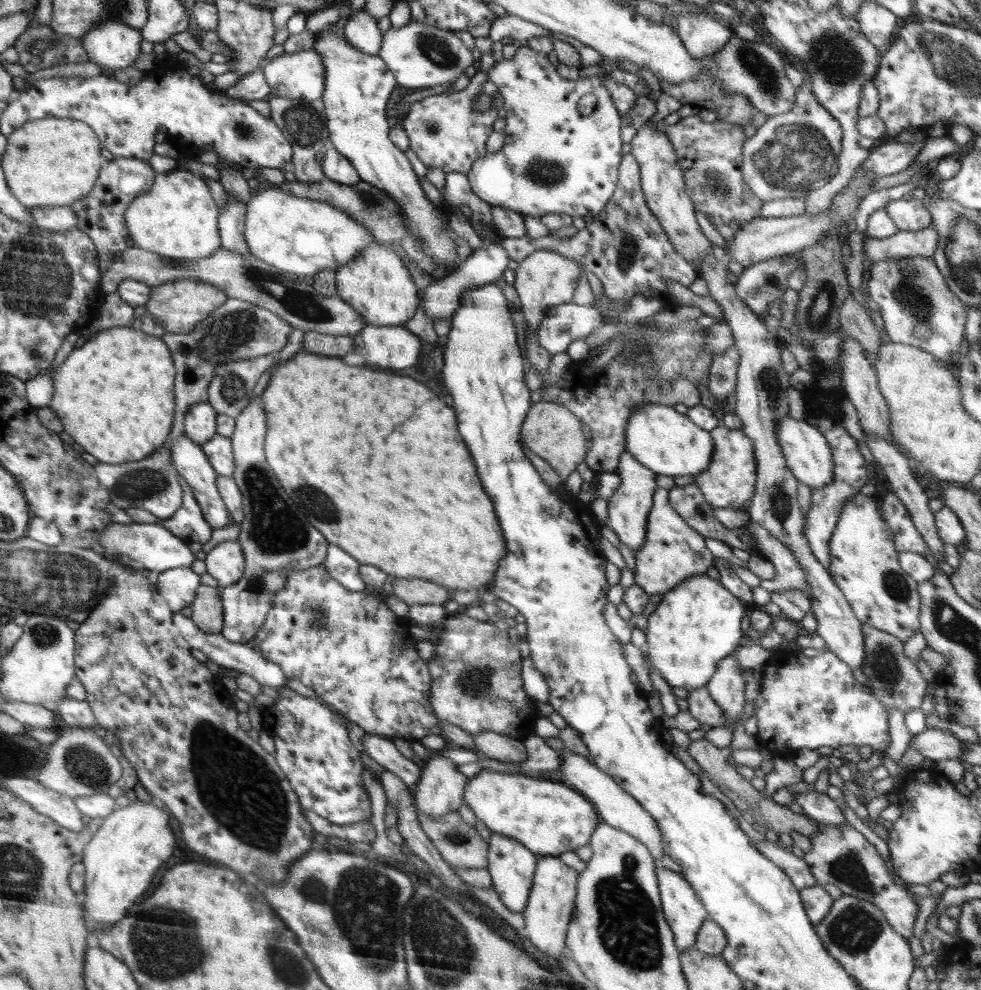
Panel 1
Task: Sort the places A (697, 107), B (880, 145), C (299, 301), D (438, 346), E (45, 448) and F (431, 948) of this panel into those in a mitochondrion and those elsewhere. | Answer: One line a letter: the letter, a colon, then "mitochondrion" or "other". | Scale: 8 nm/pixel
A: other
B: other
C: mitochondrion
D: other
E: other
F: mitochondrion

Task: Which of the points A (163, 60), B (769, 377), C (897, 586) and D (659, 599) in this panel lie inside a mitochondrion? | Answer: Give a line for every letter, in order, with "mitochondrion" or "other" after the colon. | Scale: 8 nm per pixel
A: other
B: mitochondrion
C: mitochondrion
D: other

